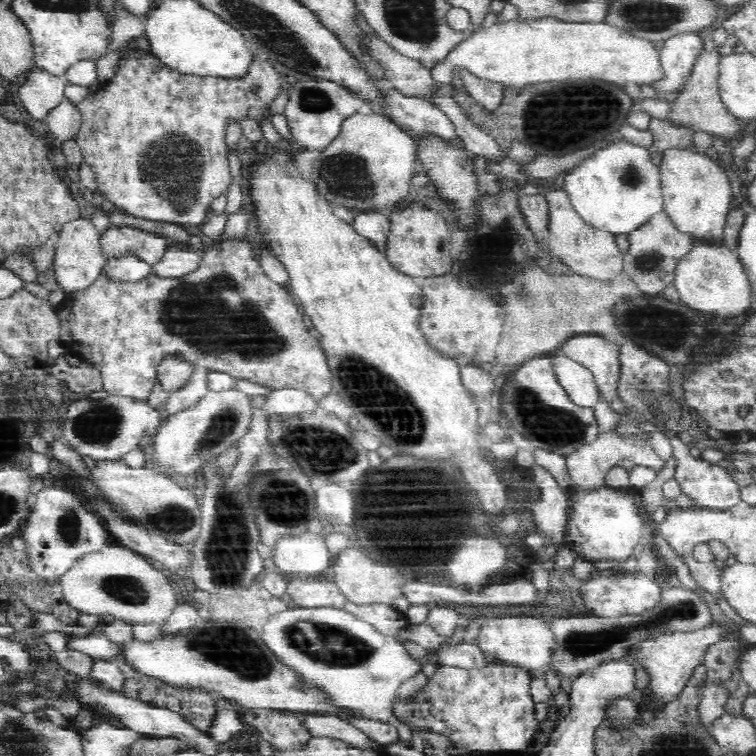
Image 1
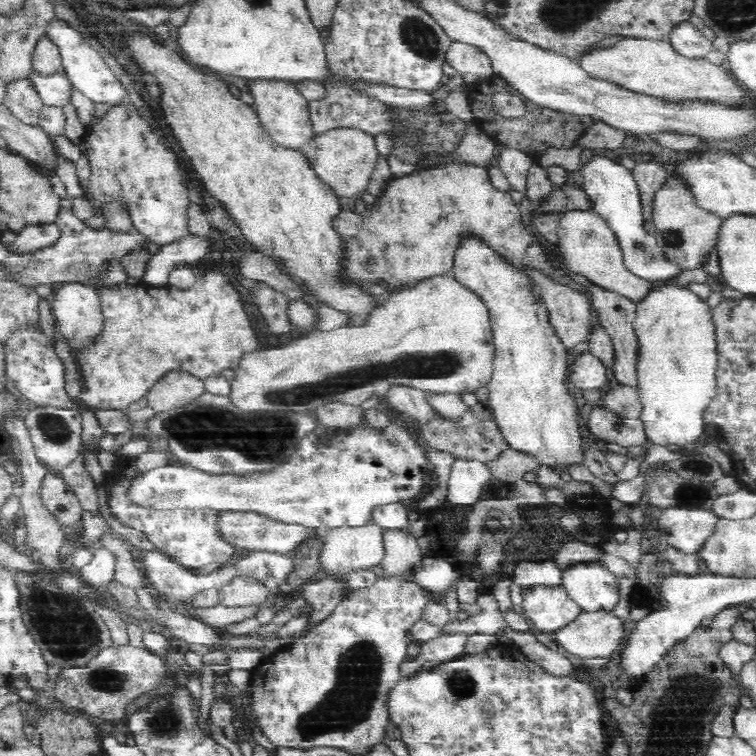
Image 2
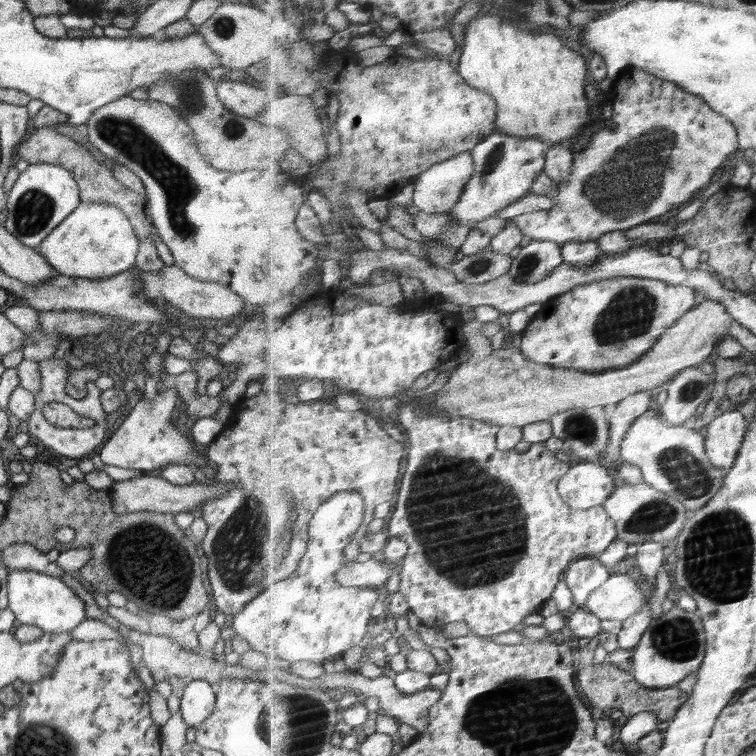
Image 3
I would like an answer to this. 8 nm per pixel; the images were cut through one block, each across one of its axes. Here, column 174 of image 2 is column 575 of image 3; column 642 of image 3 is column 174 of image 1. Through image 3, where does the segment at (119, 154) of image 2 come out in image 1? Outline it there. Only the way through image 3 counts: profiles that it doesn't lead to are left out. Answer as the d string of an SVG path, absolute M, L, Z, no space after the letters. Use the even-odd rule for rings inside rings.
M146 55L133 61L132 59L128 59L121 66L121 69L118 69L117 75L109 83L102 84L84 102L76 103L76 107L81 112L82 122L79 133L74 139L78 146L80 146L84 162L89 164L92 172L94 172L97 188L102 192L106 200L112 202L116 207L120 206L122 212L126 212L130 216L142 219L143 221L202 227L204 222L206 222L206 218L209 218L211 215L210 206L212 200L227 192L232 179L233 161L231 161L228 155L226 142L224 142L224 130L226 130L227 121L232 119L238 122L243 115L250 115L259 122L262 117L267 116L264 110L265 105L277 98L280 89L280 75L278 75L275 67L272 67L271 63L264 57L259 57L258 62L254 62L249 74L243 79L220 79L184 74L183 72L170 68L155 55Z

